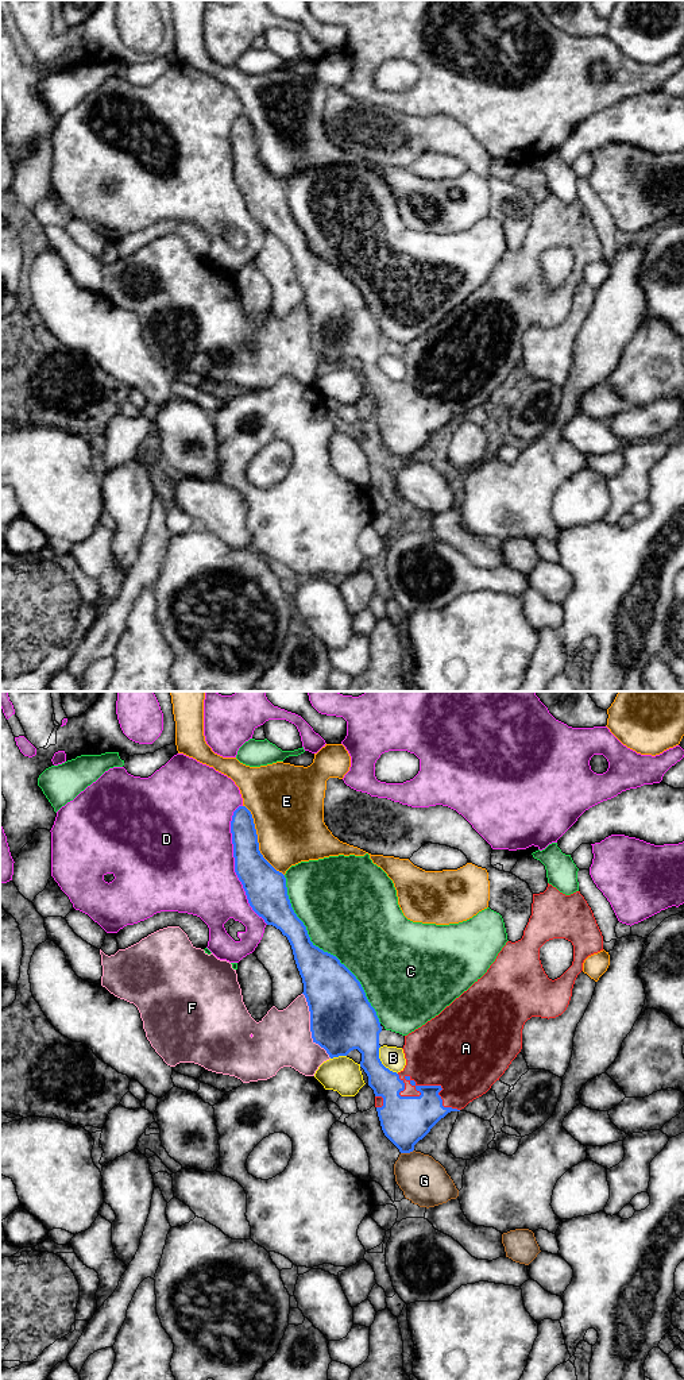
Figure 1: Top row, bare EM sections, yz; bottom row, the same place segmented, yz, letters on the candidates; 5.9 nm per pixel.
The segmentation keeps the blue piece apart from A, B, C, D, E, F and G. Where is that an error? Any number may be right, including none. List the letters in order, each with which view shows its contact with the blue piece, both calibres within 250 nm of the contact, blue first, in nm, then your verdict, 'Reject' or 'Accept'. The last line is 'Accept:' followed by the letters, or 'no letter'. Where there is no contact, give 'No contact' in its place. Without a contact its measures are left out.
A: Touches blue in yz. Thickness 280 nm (blue) against 460 nm. Accept
B: Touches blue in yz. Thickness 260 nm (blue) against 140 nm. Reject
C: Touches blue in yz. Thickness 320 nm (blue) against 480 nm. Reject
D: Touches blue in yz. Thickness 240 nm (blue) against 500 nm. Reject
E: Touches blue in yz. Thickness 220 nm (blue) against 420 nm. Reject
F: Touches blue in yz. Thickness 380 nm (blue) against 340 nm. Reject
G: Touches blue in yz. Thickness 280 nm (blue) against 280 nm. Reject
Accept: A

